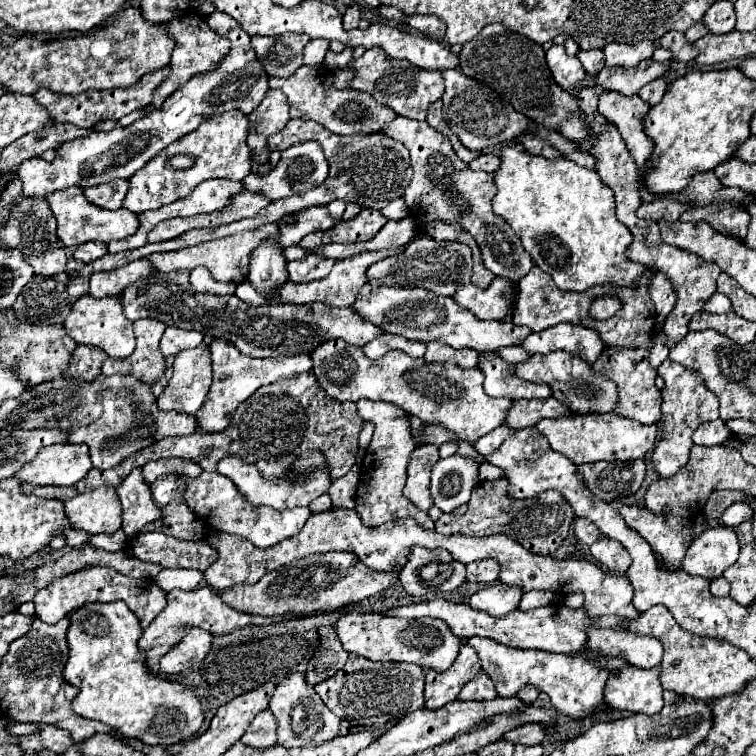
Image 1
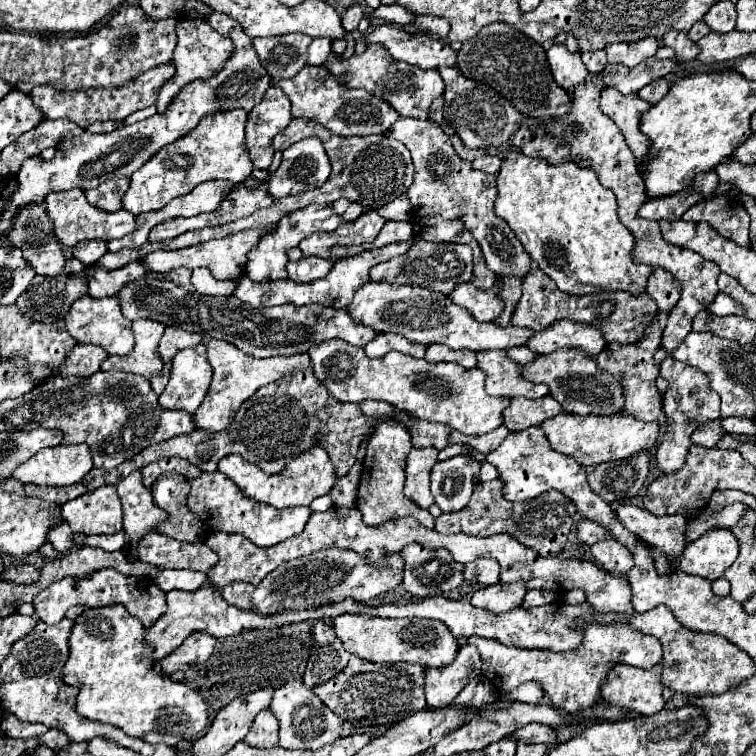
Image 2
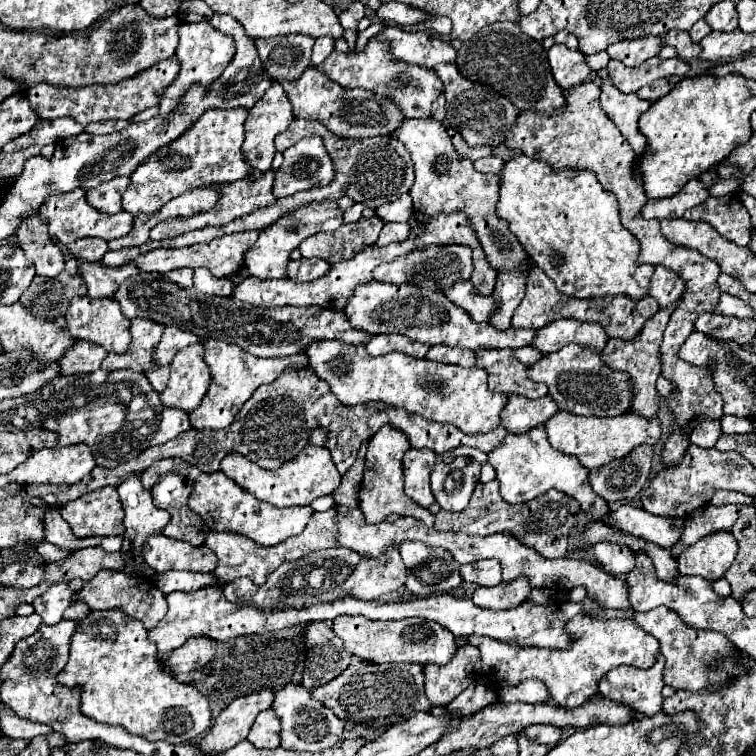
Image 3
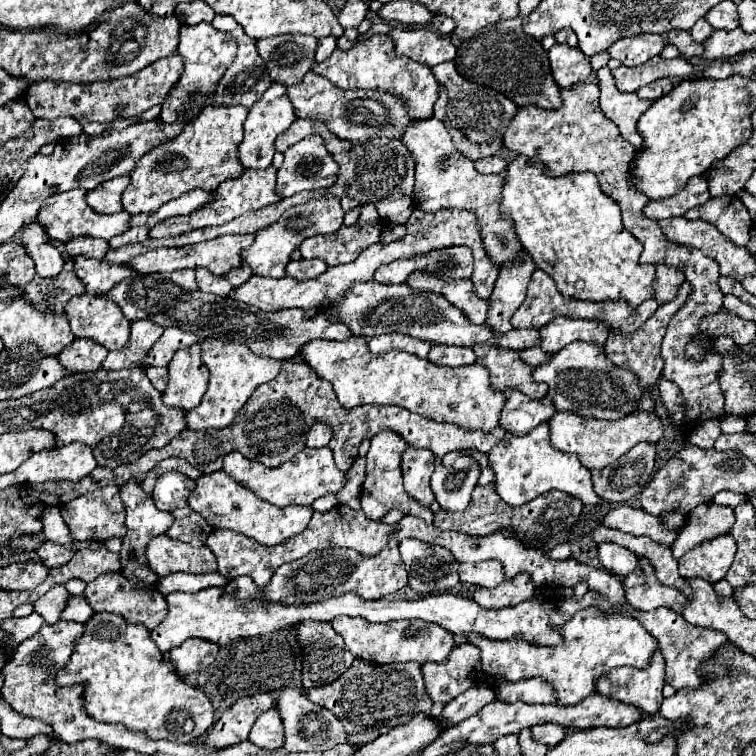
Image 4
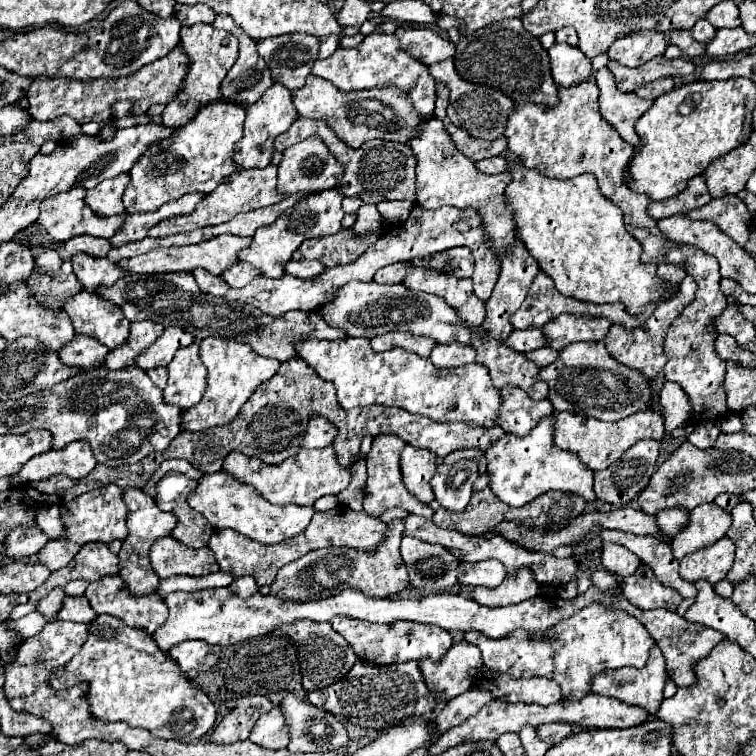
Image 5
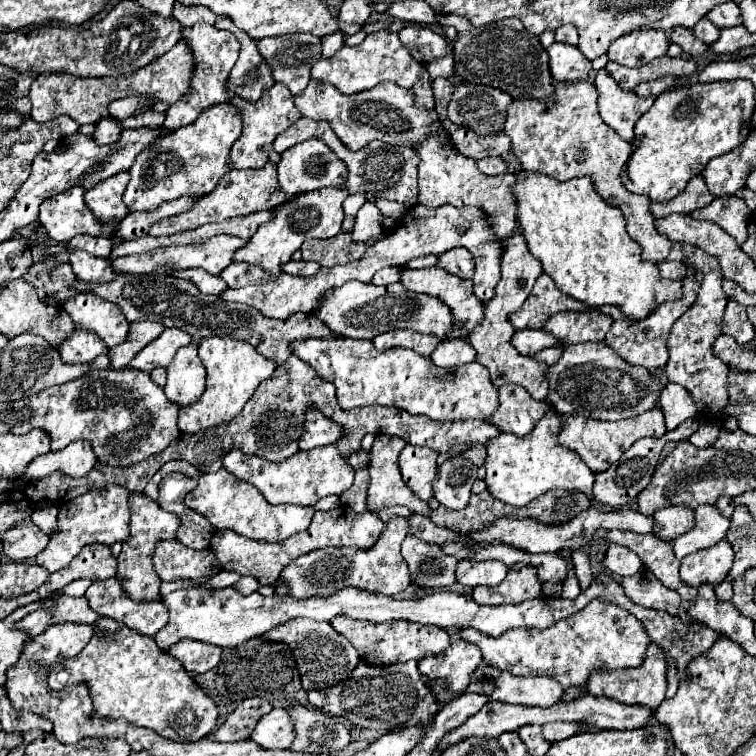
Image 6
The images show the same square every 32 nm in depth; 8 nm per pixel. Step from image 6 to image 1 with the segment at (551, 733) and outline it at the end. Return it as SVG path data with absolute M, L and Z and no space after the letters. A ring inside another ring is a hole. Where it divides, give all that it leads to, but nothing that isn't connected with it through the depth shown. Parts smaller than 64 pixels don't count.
M524 724L520 728L514 728L510 730L508 734L502 736L502 740L508 740L508 742L514 742L514 744L542 744L548 740L546 736L546 726L542 724Z

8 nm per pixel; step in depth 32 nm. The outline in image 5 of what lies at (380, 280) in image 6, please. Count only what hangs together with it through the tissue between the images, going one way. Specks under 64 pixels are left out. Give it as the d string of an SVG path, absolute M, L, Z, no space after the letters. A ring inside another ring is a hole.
M410 262L394 264L394 266L384 266L382 270L378 270L378 272L376 272L374 280L376 280L378 284L398 284L398 282L402 282L404 274L406 274L410 268L412 268L412 266L410 266Z

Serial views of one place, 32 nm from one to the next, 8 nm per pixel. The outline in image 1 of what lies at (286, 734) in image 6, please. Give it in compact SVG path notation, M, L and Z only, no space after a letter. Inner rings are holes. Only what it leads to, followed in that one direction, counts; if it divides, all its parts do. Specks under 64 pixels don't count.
M262 710L254 722L250 724L248 732L242 736L242 742L254 748L268 748L276 744L276 718L270 710Z

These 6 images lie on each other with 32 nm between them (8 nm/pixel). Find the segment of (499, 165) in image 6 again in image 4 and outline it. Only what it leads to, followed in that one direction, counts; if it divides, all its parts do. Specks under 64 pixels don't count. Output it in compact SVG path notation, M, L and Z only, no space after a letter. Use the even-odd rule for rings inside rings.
M490 156L490 158L482 158L476 162L476 168L482 174L500 174L506 170L506 166L508 166L508 162L500 156Z

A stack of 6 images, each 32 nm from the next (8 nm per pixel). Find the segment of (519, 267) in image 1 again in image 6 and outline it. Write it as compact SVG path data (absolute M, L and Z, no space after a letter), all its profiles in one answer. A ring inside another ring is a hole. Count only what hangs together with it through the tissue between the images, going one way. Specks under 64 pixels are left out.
M432 126L432 132L428 136L428 142L422 142L416 152L420 154L422 162L418 166L418 184L420 184L420 204L424 206L442 206L450 204L456 208L462 208L466 204L478 206L488 212L490 224L498 238L506 242L510 238L514 226L516 226L516 198L514 198L514 184L516 176L510 172L498 174L498 176L486 176L478 170L476 160L462 156L458 150L442 144L438 138L438 126Z

